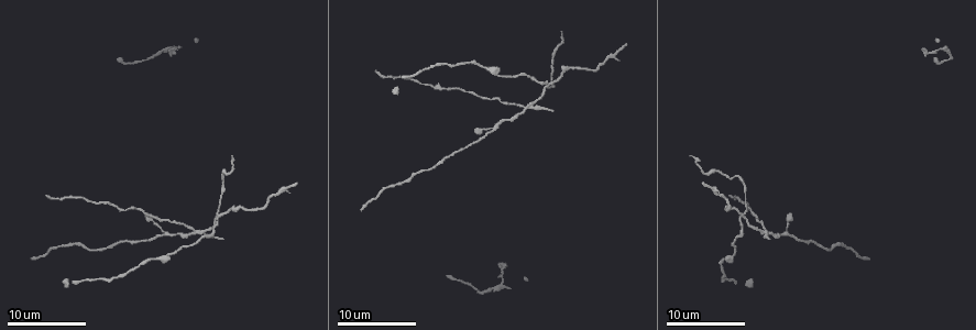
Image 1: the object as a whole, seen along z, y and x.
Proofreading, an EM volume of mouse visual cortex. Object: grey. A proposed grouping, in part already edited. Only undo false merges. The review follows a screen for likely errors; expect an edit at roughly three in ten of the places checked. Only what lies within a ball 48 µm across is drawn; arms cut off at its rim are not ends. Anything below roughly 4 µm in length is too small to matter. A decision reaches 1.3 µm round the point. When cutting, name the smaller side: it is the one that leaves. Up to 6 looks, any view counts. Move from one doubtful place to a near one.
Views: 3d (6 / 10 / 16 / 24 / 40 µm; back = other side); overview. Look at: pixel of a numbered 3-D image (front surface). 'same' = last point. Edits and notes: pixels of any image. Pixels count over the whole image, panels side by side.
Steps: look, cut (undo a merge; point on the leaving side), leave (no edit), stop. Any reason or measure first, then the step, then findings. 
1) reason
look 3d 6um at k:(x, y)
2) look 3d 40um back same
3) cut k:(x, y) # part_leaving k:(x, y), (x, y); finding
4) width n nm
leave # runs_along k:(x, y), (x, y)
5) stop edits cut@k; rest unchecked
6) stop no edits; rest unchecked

two arms in line, one across
look 3d 16um at 1:(788, 234)

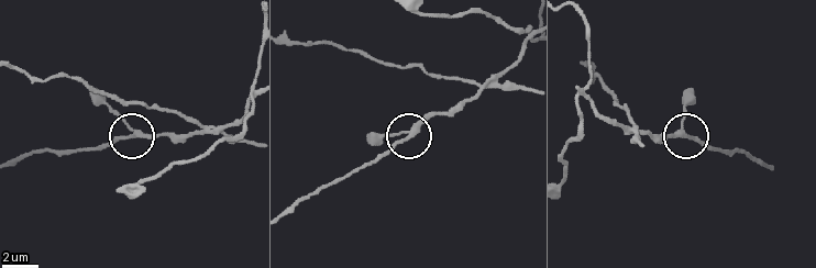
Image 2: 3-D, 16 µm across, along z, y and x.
closer look
look 3d 6um at 2:(686, 137)

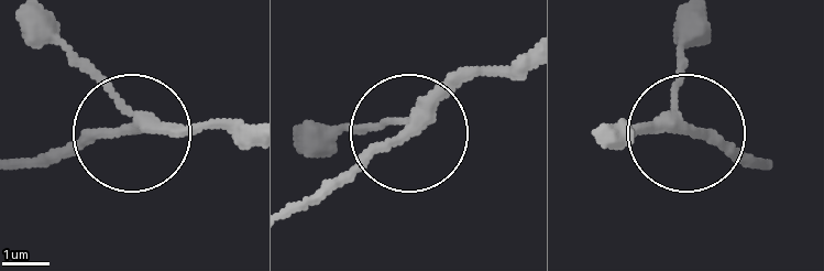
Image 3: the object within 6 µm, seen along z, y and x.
arms 3
leave # runs_along 3:(343, 130), (395, 121), (399, 133), (323, 197); continuous, no second neuron

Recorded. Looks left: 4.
look 3d 10um at 1:(527, 106)

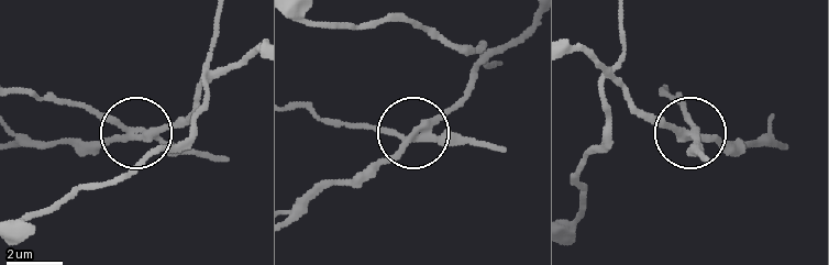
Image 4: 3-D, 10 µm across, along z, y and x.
look 3d 10um back at 4:(133, 132)

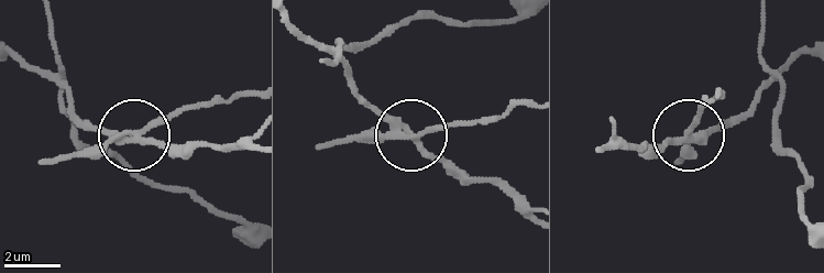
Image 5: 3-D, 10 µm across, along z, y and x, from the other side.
width 250 nm
cut 5:(166, 119) # part_leaving 5:(131, 135), (186, 109), (250, 93); a second neuron is stuck on

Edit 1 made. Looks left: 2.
stop edits cut@5; rest unchecked

